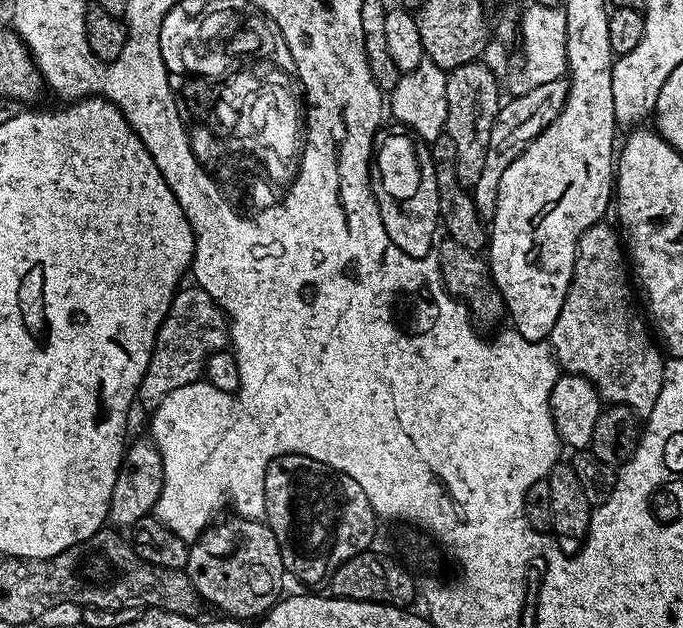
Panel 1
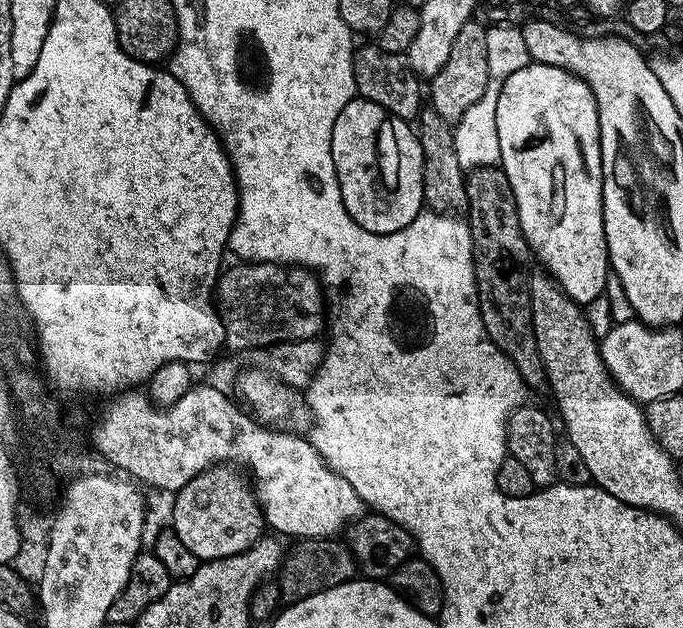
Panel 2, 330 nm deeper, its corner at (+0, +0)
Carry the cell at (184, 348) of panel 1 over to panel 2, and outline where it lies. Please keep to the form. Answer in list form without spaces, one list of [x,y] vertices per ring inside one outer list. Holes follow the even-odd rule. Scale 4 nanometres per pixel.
[[[236,262],[233,268],[225,267],[221,271],[219,280],[214,285],[214,303],[220,313],[220,321],[224,327],[224,343],[232,348],[260,348],[267,349],[269,346],[278,343],[286,343],[294,340],[317,339],[326,328],[326,292],[320,283],[319,276],[311,268],[301,268],[299,266],[289,266],[286,264],[258,264],[255,262]]]

